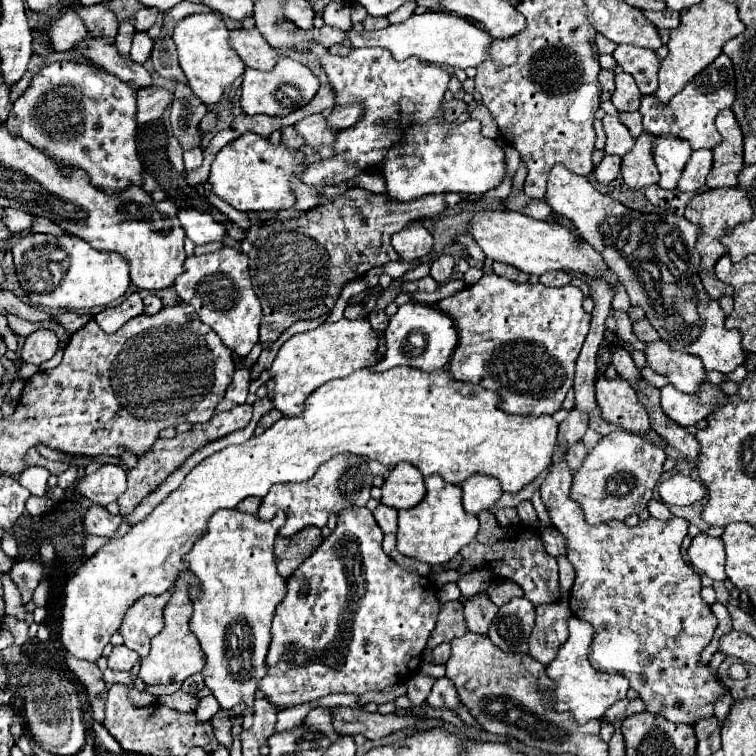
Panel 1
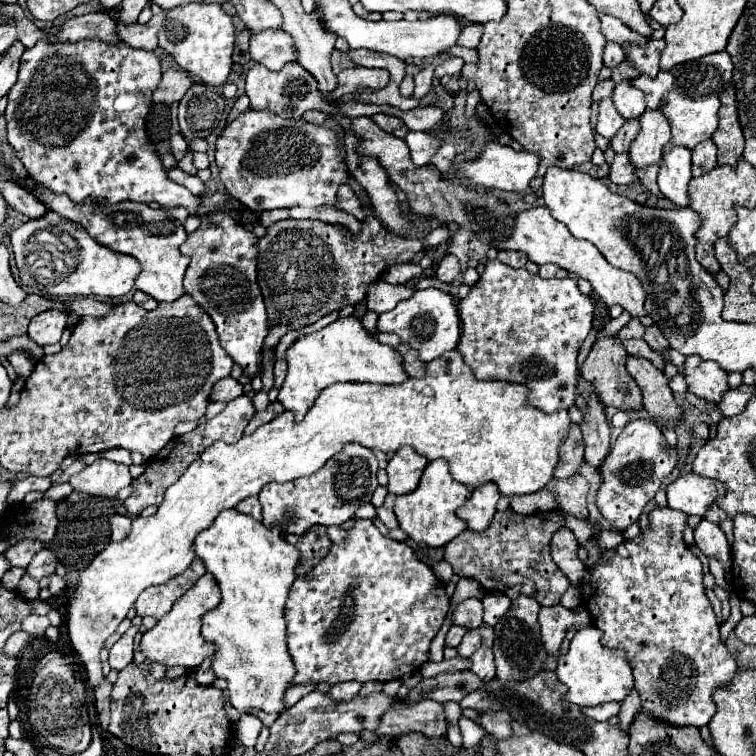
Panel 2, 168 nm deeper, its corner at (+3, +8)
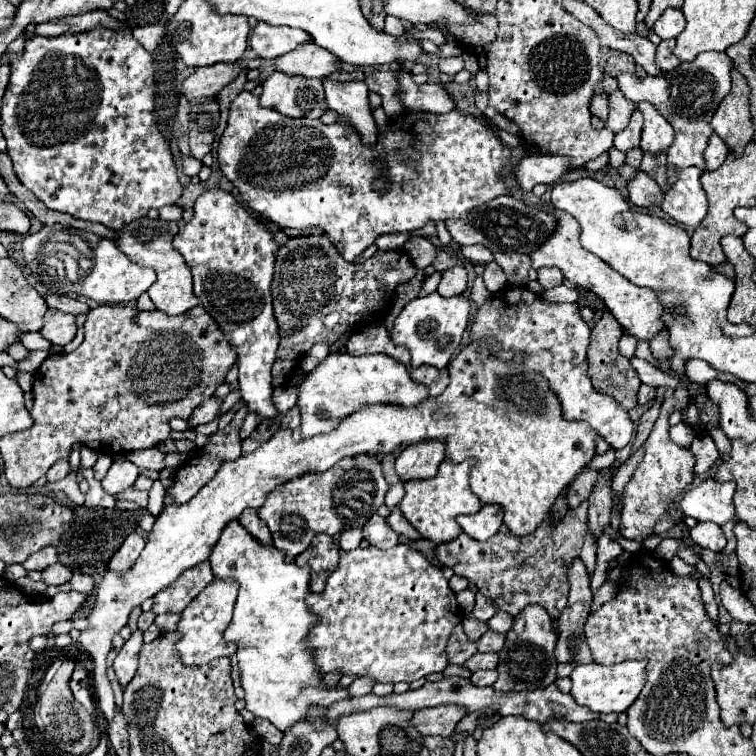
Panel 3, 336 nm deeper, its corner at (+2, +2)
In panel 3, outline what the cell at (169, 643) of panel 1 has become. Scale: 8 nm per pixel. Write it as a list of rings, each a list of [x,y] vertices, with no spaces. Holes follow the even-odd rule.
[[[227,577],[227,579],[215,579],[211,581],[211,585],[207,585],[193,601],[191,605],[181,613],[181,621],[177,631],[183,635],[181,641],[177,641],[177,649],[181,653],[181,659],[185,665],[205,665],[209,661],[213,661],[215,657],[229,657],[237,651],[235,643],[229,643],[223,639],[223,631],[227,629],[229,621],[231,621],[231,613],[233,613],[233,605],[237,599],[237,591],[239,585],[235,579]]]

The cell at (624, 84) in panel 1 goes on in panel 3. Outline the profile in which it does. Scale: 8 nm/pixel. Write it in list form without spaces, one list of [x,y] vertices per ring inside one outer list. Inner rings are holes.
[[[635,111],[629,125],[615,135],[613,147],[623,151],[623,153],[639,147],[639,143],[641,143],[641,127],[643,127],[643,115],[639,111]]]

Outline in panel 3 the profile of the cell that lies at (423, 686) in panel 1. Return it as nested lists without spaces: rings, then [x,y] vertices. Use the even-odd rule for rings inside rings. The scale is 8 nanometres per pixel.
[[[475,653],[465,663],[465,667],[471,669],[471,671],[477,671],[477,669],[495,669],[497,665],[499,665],[499,655],[497,653]]]

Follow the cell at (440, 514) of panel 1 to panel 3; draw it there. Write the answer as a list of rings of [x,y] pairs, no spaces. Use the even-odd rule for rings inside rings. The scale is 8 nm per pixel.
[[[443,459],[439,465],[439,471],[433,479],[413,479],[405,483],[405,497],[401,501],[401,511],[405,519],[429,541],[433,543],[445,543],[453,541],[461,529],[455,521],[457,515],[461,513],[477,513],[483,503],[479,497],[471,491],[469,487],[469,471],[473,463],[463,461],[463,463],[453,463],[451,459]]]

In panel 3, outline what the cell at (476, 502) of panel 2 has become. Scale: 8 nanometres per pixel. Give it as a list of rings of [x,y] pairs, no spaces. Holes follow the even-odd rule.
[[[483,505],[479,513],[459,515],[457,523],[461,529],[475,541],[487,541],[493,537],[503,525],[503,507],[499,505]]]

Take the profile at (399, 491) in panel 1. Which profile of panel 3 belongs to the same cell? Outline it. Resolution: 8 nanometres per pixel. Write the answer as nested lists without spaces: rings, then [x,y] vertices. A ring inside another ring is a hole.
[[[421,441],[409,445],[397,457],[397,473],[403,481],[409,479],[429,479],[435,477],[439,463],[445,459],[445,443],[443,441]]]

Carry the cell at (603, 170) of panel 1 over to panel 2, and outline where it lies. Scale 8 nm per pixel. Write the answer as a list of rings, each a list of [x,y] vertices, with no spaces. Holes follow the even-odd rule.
[[[616,153],[614,161],[610,163],[610,181],[616,185],[630,185],[636,179],[636,169],[630,165],[626,153]]]

